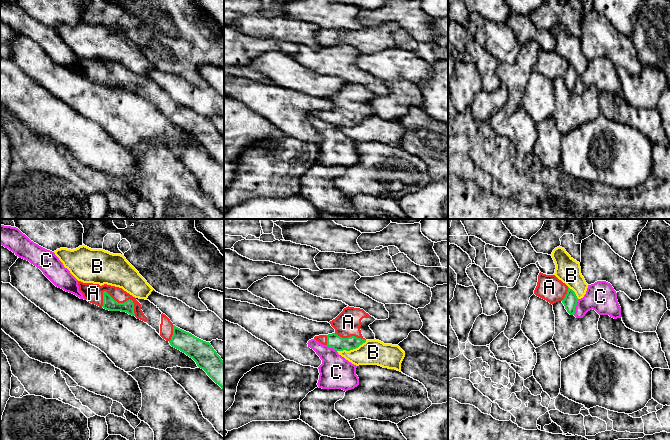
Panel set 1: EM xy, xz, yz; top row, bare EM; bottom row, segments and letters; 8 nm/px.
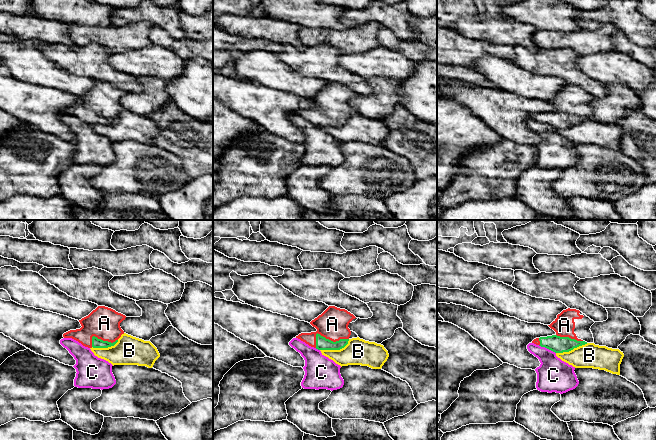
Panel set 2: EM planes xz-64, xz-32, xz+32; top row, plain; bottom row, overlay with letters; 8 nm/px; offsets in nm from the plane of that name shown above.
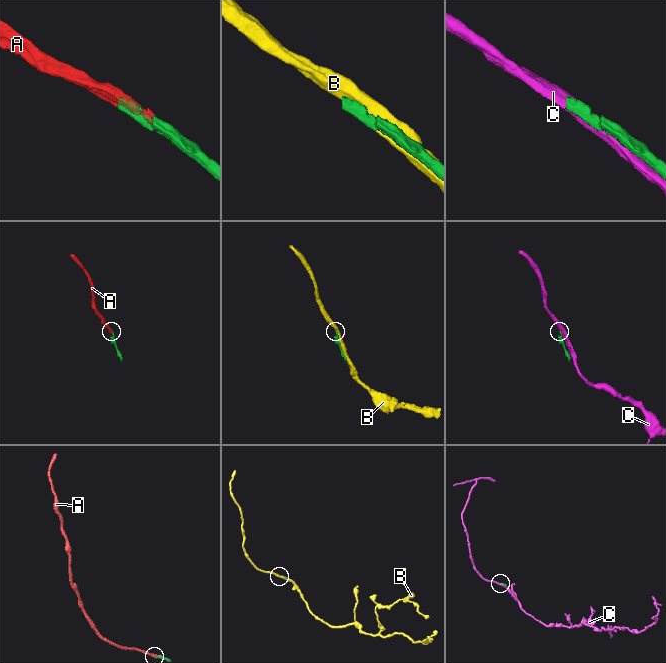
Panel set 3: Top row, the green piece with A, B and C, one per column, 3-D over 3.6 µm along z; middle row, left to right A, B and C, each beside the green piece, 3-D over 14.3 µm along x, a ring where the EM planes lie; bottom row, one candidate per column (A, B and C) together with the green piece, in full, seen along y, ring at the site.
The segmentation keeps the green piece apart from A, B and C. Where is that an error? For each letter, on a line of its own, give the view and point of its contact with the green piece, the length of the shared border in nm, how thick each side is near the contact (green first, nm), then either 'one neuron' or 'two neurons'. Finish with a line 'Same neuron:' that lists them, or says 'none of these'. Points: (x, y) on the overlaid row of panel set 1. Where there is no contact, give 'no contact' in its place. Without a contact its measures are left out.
A: meets green in xy at (124, 302); contact 320 nm long; 100 nm thick on the green side, 140 nm on the other; one neuron
B: meets green in xz at (351, 349); contact 260 nm long; 120 nm thick on the green side, 200 nm on the other; two neurons
C: meets green in yz at (575, 306); contact 140 nm long; 120 nm thick on the green side, 240 nm on the other; two neurons
Same neuron: A

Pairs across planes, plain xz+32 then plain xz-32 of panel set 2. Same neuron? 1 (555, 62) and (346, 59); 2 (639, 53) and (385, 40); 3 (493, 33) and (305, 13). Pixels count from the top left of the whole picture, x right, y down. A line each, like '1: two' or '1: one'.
1: two
2: one
3: two

